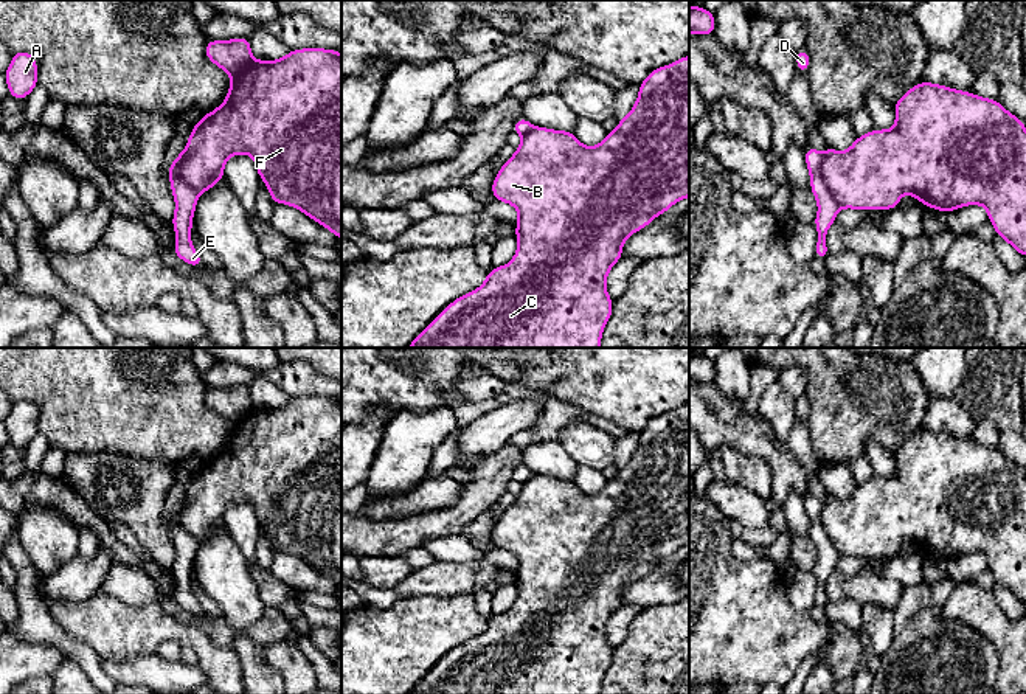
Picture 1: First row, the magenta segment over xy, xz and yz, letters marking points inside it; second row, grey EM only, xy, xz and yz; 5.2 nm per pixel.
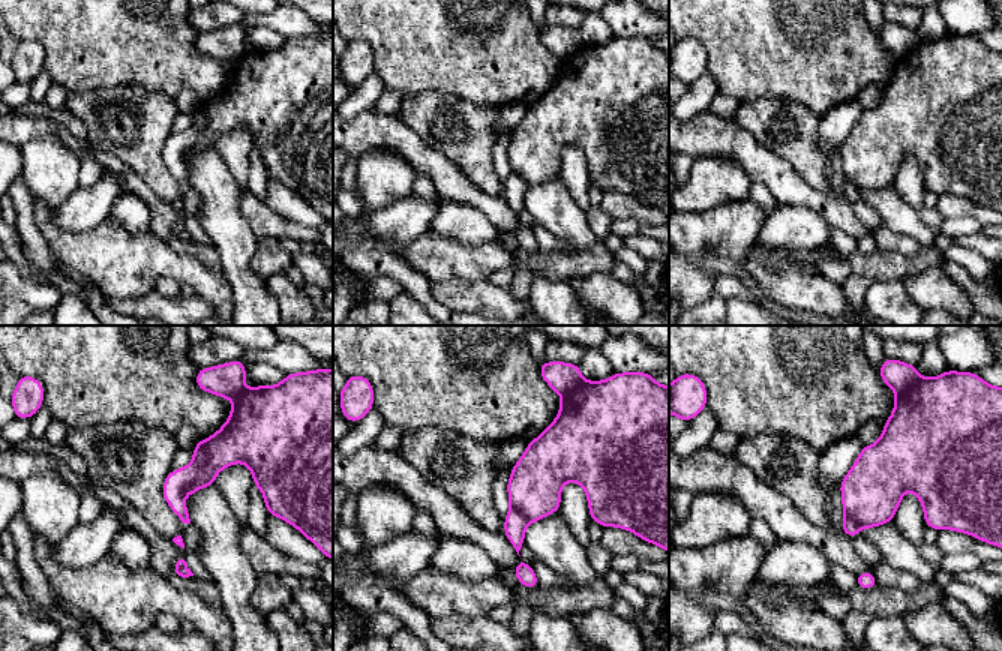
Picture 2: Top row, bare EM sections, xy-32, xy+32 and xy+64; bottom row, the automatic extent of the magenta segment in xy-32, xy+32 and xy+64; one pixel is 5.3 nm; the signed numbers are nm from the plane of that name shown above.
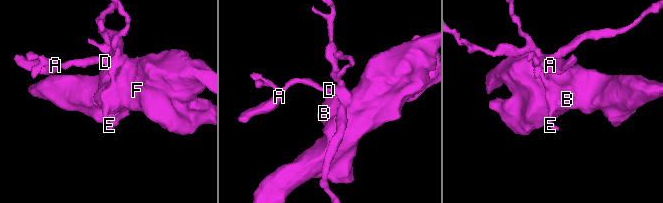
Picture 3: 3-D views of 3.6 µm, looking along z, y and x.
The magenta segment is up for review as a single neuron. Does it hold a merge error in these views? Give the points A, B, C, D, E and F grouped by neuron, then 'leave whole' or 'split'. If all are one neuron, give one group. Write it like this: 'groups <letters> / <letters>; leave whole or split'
groups A D E / B C F; split

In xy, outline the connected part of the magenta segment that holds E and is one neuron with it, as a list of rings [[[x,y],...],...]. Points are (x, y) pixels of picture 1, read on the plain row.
[[[185,500],[177,503],[168,517],[171,528],[171,539],[175,547],[175,560],[171,568],[177,588],[172,599],[186,612],[192,615],[203,613],[202,606],[191,592],[192,564],[197,553],[199,542],[180,525],[180,511]]]

